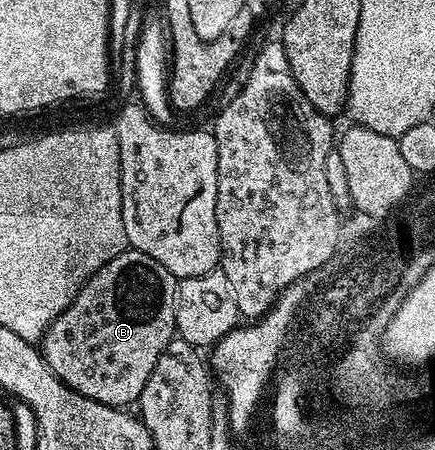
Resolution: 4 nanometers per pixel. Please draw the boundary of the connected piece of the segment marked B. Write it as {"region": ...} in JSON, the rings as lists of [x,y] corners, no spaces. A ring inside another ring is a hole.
{"region":[[[129,248],[121,252],[115,258],[111,258],[111,262],[104,264],[103,267],[82,286],[77,297],[73,299],[73,304],[67,306],[67,310],[63,310],[63,314],[59,314],[53,319],[52,326],[48,328],[39,341],[41,356],[47,362],[47,366],[51,371],[54,372],[63,383],[67,386],[71,386],[71,390],[75,390],[95,402],[109,404],[112,408],[124,409],[126,406],[136,405],[143,394],[143,386],[147,386],[147,378],[151,378],[151,370],[155,370],[155,362],[159,362],[159,354],[163,354],[165,347],[175,338],[177,331],[175,310],[177,309],[178,283],[178,277],[173,276],[171,270],[167,270],[167,266],[159,266],[159,262],[155,262],[155,258],[147,258],[147,254],[143,254],[134,248]]]}

